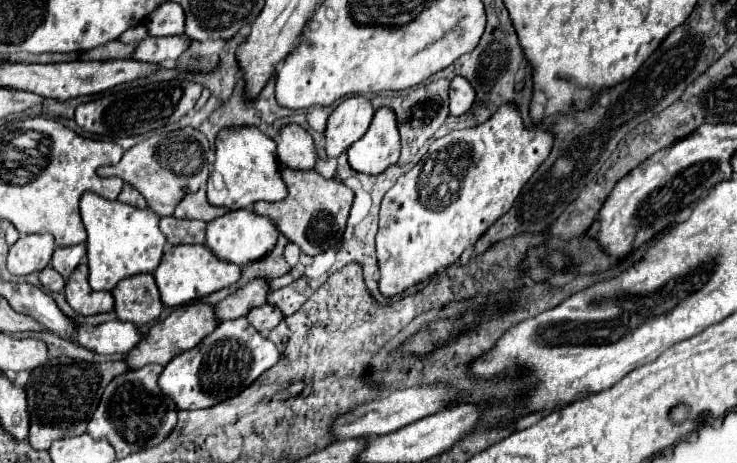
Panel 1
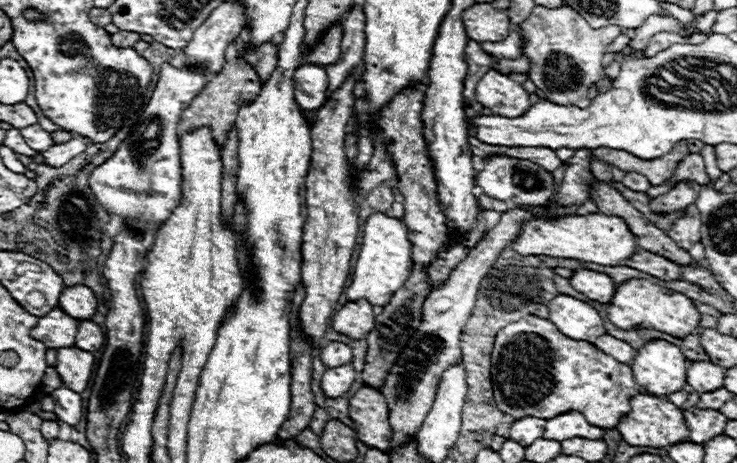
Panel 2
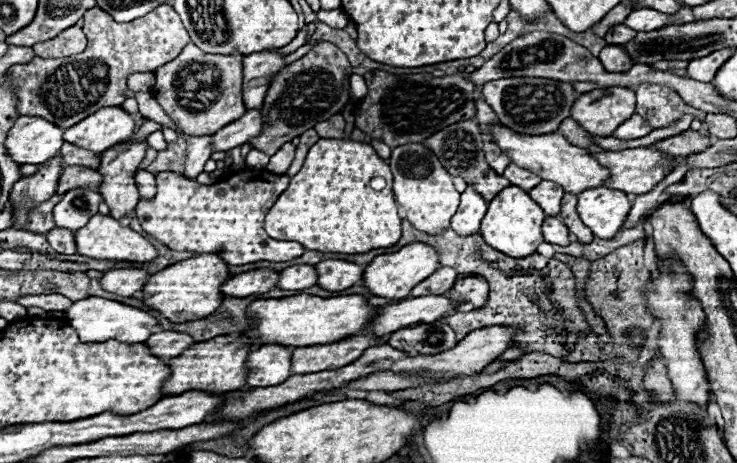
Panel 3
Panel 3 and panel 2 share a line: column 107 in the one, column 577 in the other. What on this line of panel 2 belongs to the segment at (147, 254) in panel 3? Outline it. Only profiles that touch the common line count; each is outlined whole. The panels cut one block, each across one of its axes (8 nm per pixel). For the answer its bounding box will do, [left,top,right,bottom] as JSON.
[510,214,636,266]

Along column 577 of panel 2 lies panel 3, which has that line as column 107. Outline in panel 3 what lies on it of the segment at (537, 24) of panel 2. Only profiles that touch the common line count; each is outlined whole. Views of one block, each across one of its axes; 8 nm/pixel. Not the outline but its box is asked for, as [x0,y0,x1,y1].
[10,4,190,128]

